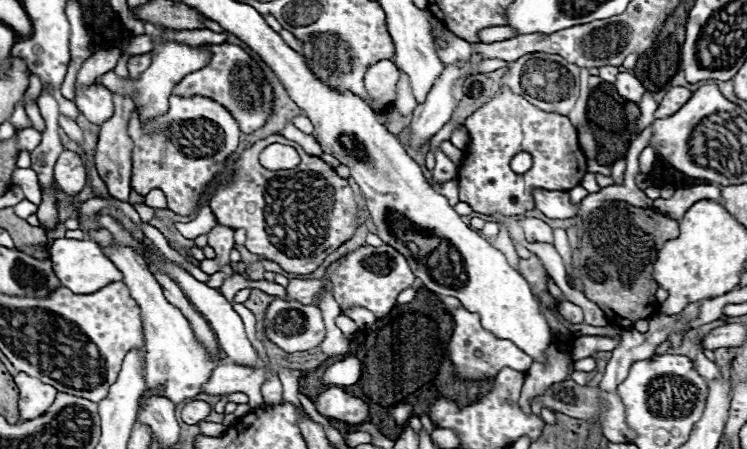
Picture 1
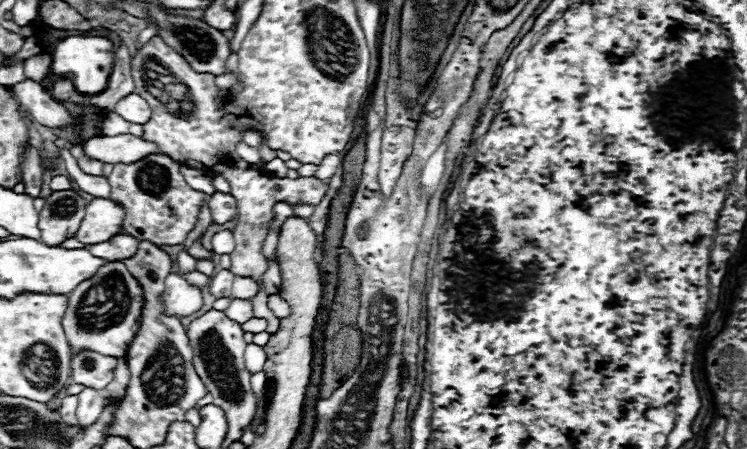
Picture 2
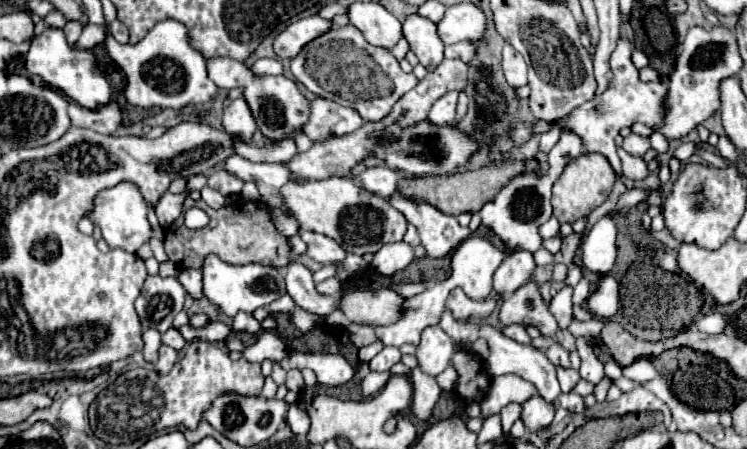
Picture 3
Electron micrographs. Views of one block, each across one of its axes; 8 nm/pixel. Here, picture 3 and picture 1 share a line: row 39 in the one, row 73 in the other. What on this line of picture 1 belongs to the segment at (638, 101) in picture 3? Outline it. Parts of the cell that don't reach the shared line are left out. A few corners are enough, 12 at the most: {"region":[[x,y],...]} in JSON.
{"region":[[620,72],[616,90],[624,100],[640,102],[644,86],[628,72]]}

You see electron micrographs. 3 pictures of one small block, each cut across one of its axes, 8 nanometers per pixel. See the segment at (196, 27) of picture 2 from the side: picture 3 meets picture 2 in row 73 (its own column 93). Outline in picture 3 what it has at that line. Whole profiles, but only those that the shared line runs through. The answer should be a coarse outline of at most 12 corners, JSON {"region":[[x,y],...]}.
{"region":[[134,182],[98,192],[86,216],[110,248],[158,236]]}

